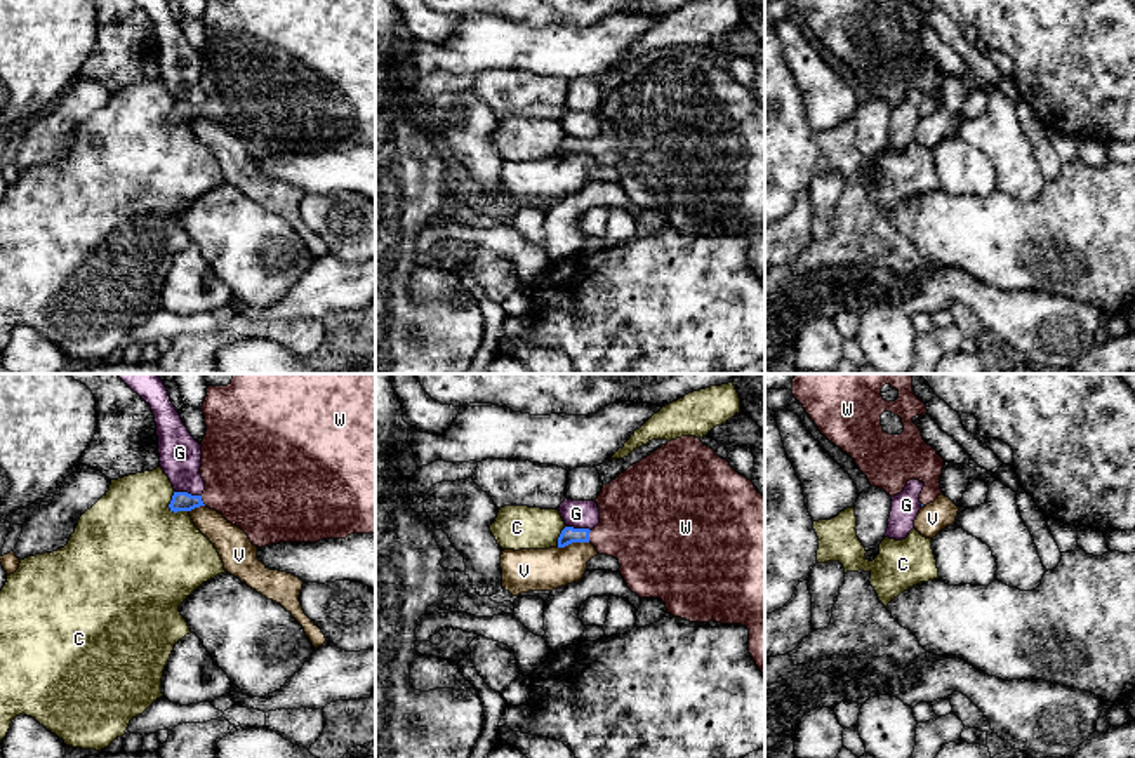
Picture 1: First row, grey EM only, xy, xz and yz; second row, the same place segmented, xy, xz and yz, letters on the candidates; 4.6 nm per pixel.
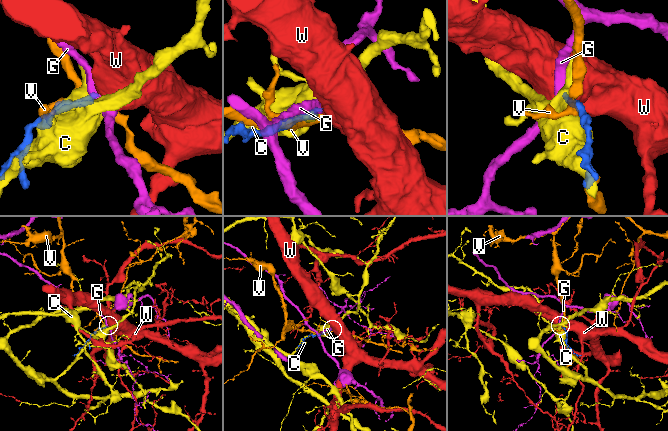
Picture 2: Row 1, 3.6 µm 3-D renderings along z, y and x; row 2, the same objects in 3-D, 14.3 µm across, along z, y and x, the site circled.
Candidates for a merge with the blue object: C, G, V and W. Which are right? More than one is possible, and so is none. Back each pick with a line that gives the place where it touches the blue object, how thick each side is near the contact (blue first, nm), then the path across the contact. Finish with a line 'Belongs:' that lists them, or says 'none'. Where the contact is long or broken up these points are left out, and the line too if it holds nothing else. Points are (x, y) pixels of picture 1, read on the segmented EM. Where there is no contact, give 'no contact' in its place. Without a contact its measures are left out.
Belongs: none

